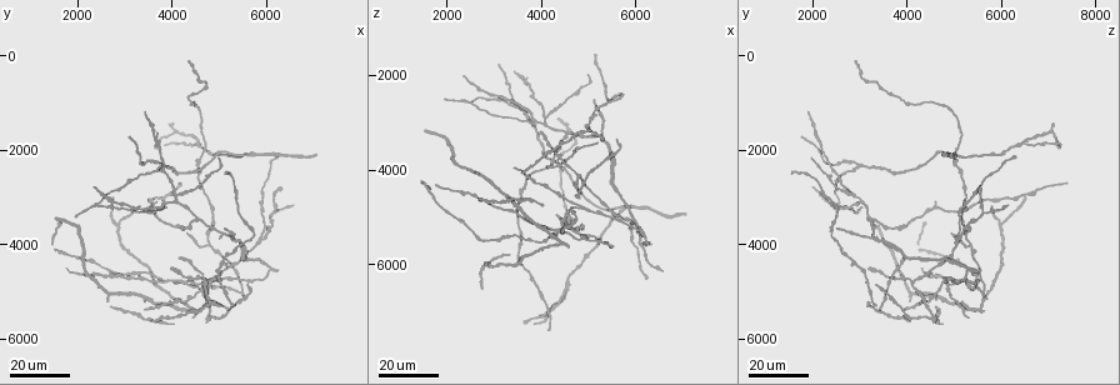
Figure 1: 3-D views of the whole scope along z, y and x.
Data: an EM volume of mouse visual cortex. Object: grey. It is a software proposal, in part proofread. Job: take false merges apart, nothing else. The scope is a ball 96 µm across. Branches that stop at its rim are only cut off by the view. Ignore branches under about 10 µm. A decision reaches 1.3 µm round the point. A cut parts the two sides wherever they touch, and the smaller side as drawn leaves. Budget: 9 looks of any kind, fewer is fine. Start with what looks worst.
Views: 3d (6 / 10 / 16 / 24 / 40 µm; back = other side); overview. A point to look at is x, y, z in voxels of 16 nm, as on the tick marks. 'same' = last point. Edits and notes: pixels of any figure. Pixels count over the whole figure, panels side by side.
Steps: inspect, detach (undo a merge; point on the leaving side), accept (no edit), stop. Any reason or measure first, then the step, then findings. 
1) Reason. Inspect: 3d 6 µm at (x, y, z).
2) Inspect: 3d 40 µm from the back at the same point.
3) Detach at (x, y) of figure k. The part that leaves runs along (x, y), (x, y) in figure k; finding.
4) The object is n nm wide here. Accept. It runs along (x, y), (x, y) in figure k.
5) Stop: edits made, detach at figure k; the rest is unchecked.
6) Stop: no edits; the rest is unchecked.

Arms part here. Inspect: 3d 16 µm at (4550, 1850, 6500).

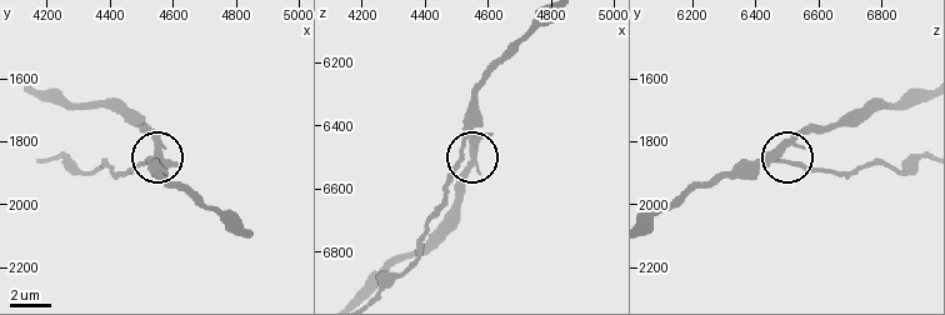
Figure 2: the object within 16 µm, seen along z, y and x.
Inspect: 3d 10 µm at (4540, 1840, 6460).

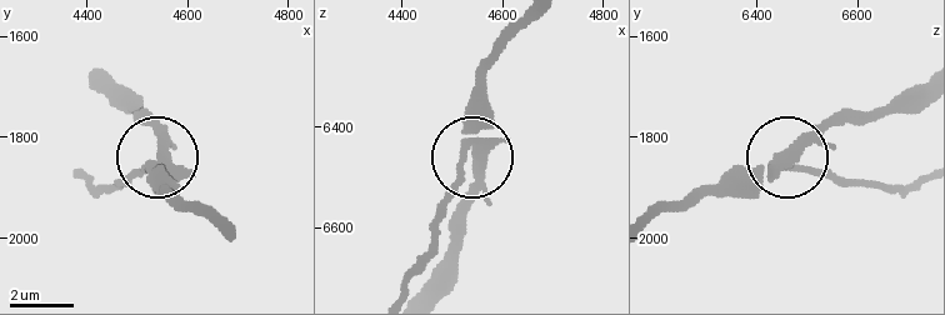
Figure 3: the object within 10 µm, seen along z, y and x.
Other side. Inspect: 3d 10 µm from the back at (4550, 1840, 6460).

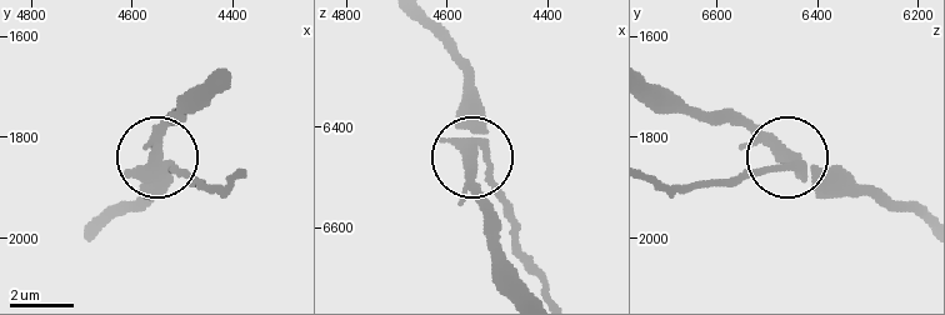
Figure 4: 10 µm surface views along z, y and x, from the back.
3 arms meet here. Detach at (178, 169) of figure 4. The part that leaves runs along (163, 171), (195, 188), (230, 176) in figure 4; a second neuron is stuck on.

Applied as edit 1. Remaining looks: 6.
Branch point. Inspect: 3d 16 µm at (5950, 3850, 5050).

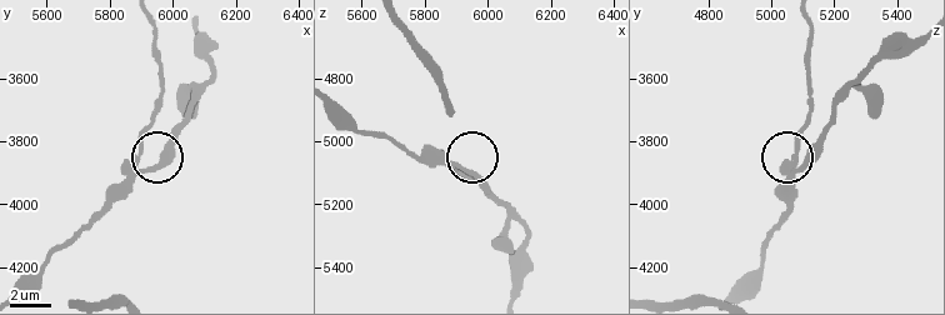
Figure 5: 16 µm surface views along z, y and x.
Inspect: 3d 10 µm at (5910, 3880, 5090).

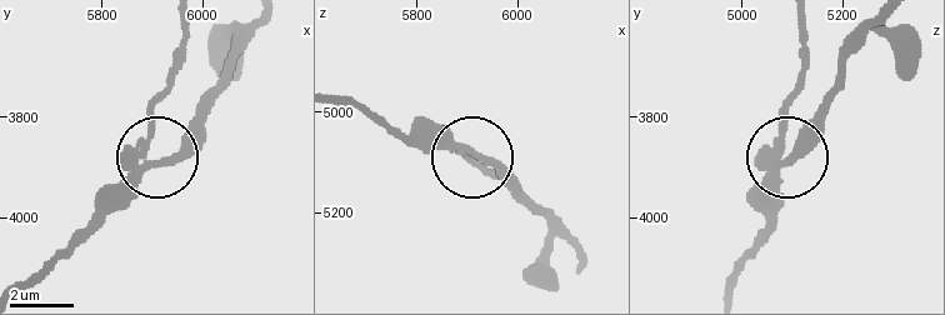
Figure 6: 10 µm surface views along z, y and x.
3 arms meet here. Accept. All the same neuron.

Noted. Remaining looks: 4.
A fork. Inspect: 3d 24 µm at (4650, 4800, 4850).

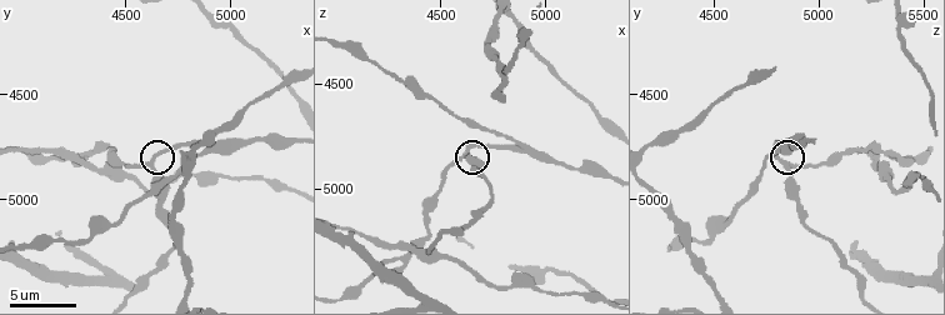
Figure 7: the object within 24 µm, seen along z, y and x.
Inspect: 3d 10 µm at (4620, 4850, 4860).

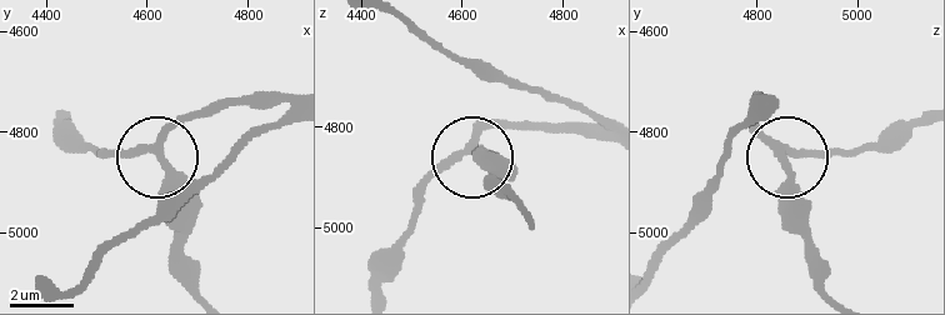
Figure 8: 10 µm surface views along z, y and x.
3 arms meet here. Accept. It runs along (293, 98), (213, 105), (173, 130), (159, 163), (173, 256) in figure 8; all the same neuron.

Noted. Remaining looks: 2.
Four or more arms meet. Inspect: 3d 6 µm at (4340, 4770, 5330).

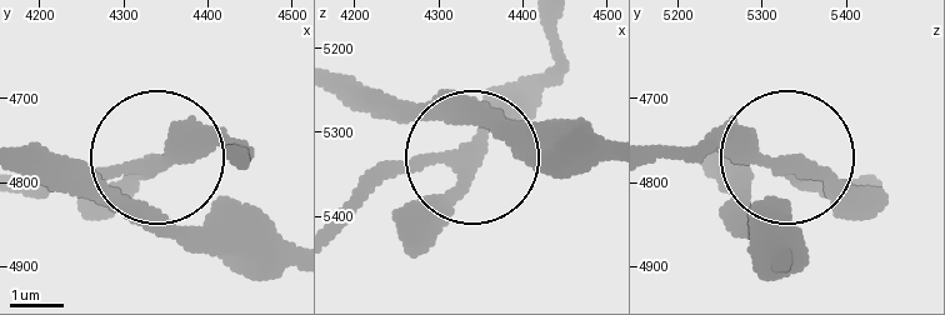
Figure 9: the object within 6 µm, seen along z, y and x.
Accept. It runs along (558, 26), (553, 66), (473, 156), (360, 174) in figure 9; one neuron here.

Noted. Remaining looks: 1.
Stop: edits made, detach at figure 4; the rest is unchecked.

